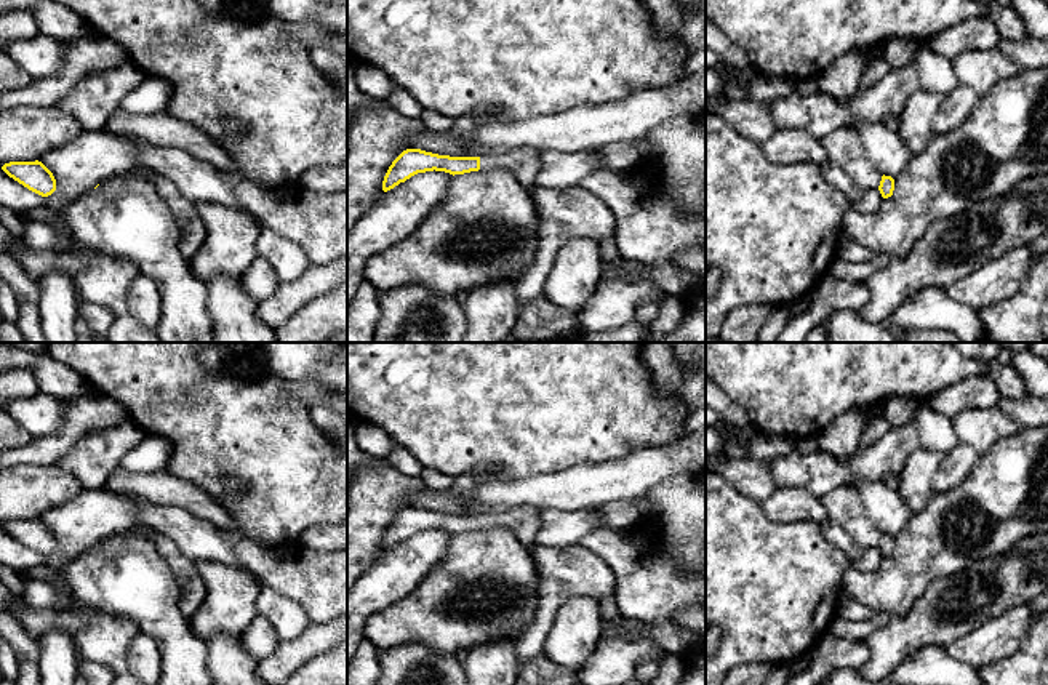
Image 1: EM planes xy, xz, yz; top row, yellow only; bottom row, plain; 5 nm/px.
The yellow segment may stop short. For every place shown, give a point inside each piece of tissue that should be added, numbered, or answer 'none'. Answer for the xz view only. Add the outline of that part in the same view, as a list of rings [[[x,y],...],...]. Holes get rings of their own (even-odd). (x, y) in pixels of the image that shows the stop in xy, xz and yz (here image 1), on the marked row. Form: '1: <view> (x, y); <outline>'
1: xz (524, 164); [[[531,147],[514,149],[501,155],[480,155],[480,170],[507,170],[528,194],[533,194],[534,176],[541,166],[539,157],[541,152]]]

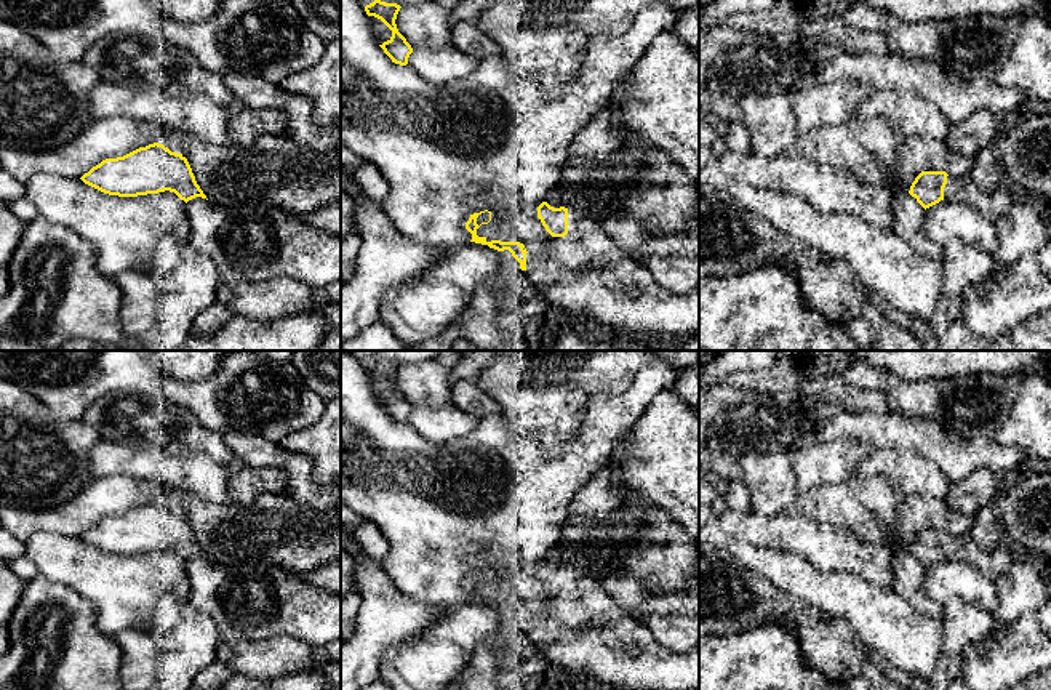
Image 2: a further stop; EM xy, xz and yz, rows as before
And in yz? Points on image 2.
1: yz (995, 204); [[[950,175],[947,176],[947,184],[944,187],[944,200],[969,205],[992,221],[1006,215],[1014,203],[1006,189],[982,192],[968,176],[953,178]]]

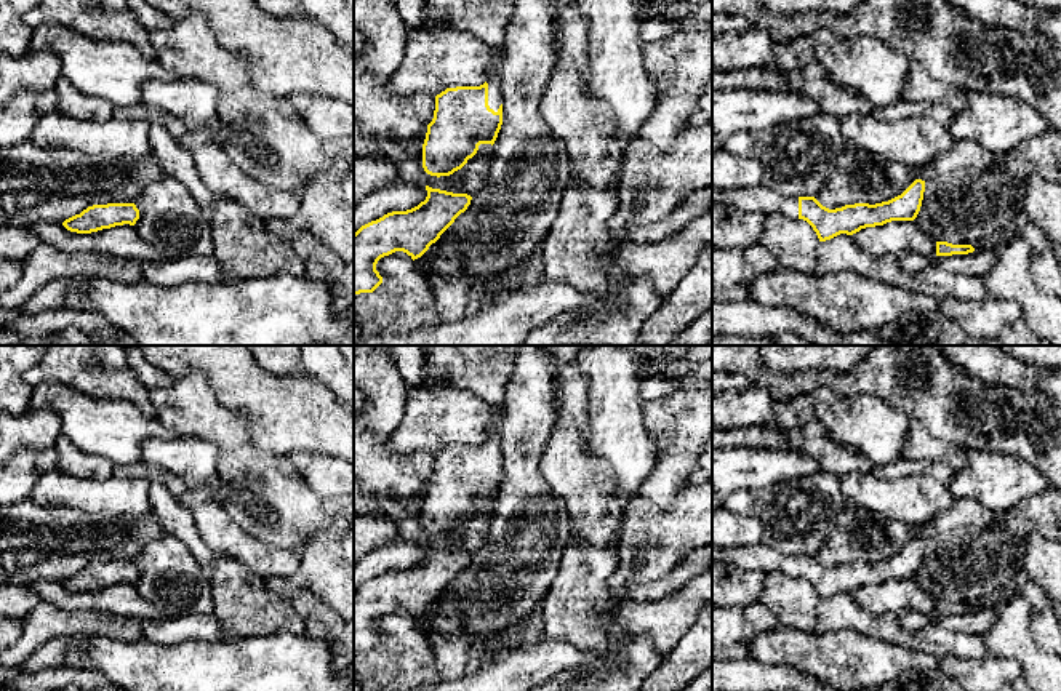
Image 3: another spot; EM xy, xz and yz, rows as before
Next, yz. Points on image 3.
1: yz (760, 199); [[[767,186],[747,189],[715,189],[712,187],[712,205],[731,205],[746,213],[760,213],[768,216],[781,213],[799,219],[799,198],[786,197]]]
2: yz (997, 243); [[[1015,229],[1010,235],[999,237],[997,240],[986,242],[986,243],[970,243],[970,245],[975,248],[973,253],[978,253],[987,246],[1002,248],[1011,237],[1016,237],[1016,235],[1018,235],[1018,232]]]

